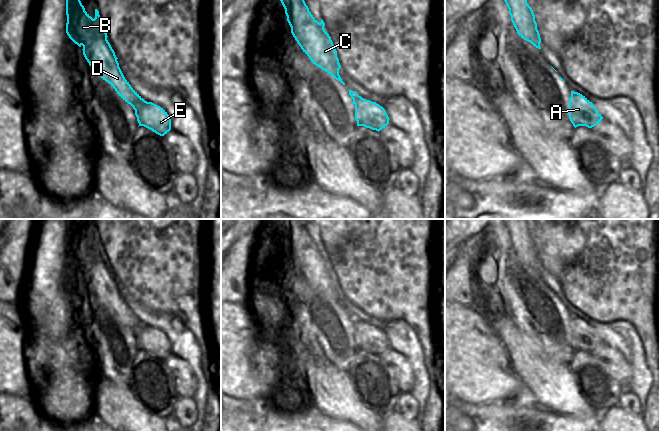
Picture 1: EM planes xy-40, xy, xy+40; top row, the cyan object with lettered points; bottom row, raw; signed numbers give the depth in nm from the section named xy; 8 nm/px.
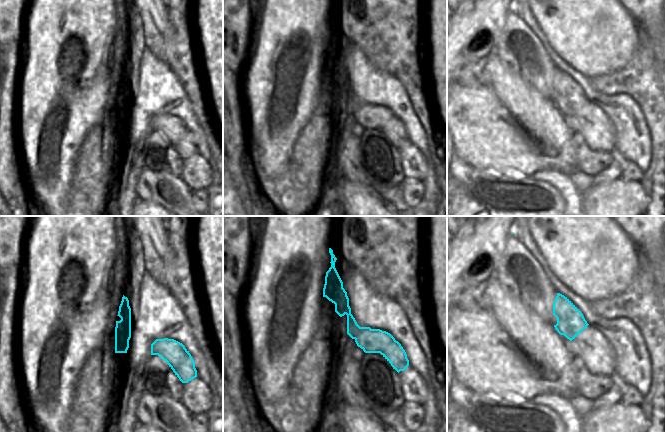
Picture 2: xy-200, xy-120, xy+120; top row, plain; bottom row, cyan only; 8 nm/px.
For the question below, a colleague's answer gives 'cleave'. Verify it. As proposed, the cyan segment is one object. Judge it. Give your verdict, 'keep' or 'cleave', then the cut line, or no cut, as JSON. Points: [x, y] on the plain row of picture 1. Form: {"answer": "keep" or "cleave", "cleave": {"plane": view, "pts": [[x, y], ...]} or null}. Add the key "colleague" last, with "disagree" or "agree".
{"answer": "cleave", "cleave": {"plane": "xy-40", "pts": [[146, 325], [141, 325], [137, 329], [135, 336]]}, "colleague": "agree"}

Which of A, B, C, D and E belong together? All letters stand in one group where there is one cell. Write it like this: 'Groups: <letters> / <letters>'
Groups: A E / B C D

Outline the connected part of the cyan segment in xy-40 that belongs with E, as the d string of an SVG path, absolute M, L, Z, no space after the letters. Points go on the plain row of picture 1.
M140 326L135 339L139 350L144 350L160 360L171 354L171 343L167 336L152 326Z

